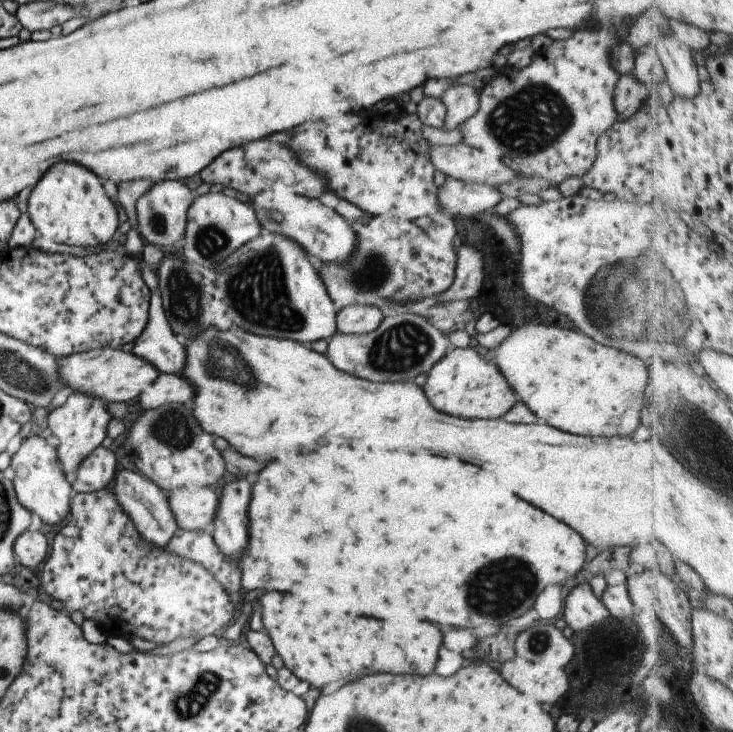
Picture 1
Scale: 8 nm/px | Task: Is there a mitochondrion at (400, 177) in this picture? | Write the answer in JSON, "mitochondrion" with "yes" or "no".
{"mitochondrion":"no"}

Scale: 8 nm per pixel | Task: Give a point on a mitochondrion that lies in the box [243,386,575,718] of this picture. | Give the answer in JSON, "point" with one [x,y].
{"point":[512,580]}

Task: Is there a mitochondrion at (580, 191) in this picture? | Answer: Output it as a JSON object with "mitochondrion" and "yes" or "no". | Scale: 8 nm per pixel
{"mitochondrion":"no"}

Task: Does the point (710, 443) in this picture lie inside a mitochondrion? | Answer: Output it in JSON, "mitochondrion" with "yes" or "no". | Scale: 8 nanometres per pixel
{"mitochondrion":"yes"}

